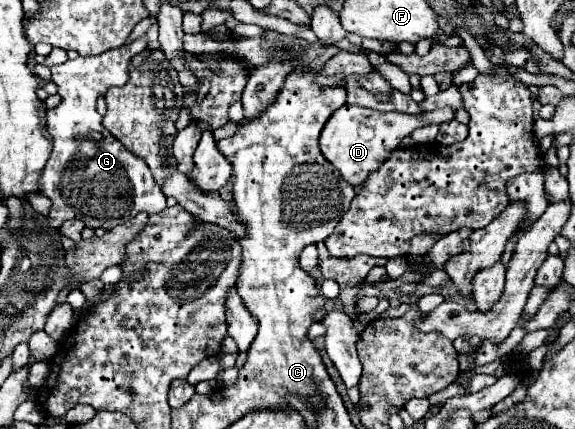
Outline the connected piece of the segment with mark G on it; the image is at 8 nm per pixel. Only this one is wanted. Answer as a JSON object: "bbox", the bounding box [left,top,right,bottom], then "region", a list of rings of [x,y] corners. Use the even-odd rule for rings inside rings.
{"bbox":[39,36,165,230],"region":[[[141,36],[133,44],[101,56],[77,56],[75,60],[51,68],[53,82],[59,86],[59,96],[63,98],[57,108],[47,110],[47,130],[53,136],[55,148],[39,178],[41,194],[53,202],[49,212],[51,228],[59,228],[65,220],[75,218],[87,228],[111,230],[139,212],[161,212],[165,208],[165,194],[153,182],[151,170],[101,126],[101,116],[95,108],[97,98],[107,94],[111,86],[123,86],[127,82],[129,60],[133,54],[145,50],[147,44],[147,36]],[[91,182],[95,188],[89,188]],[[89,196],[97,202],[89,202]]]}

